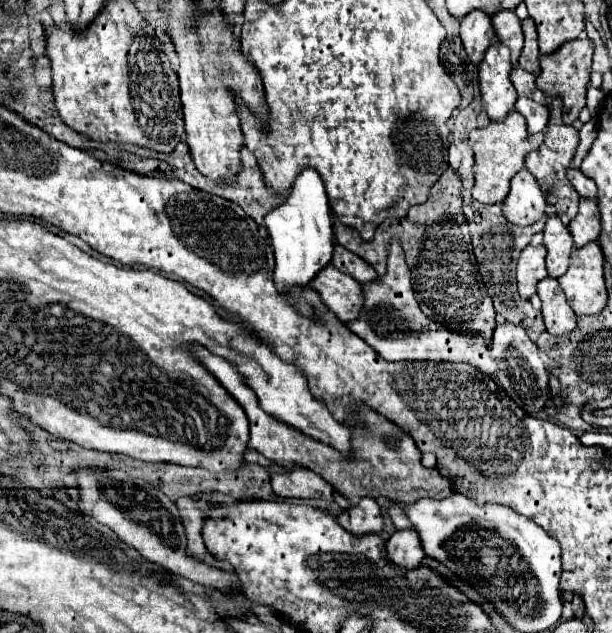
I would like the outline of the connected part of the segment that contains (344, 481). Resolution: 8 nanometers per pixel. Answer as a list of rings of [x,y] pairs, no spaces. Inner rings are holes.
[[[192,347],[192,353],[200,359],[200,363],[204,363],[204,367],[210,369],[210,373],[216,375],[216,379],[224,385],[224,389],[236,397],[236,401],[244,407],[248,421],[250,421],[250,441],[248,447],[262,453],[264,457],[268,457],[270,461],[282,465],[282,467],[304,467],[310,469],[314,473],[318,473],[320,477],[324,477],[342,497],[350,499],[350,505],[356,507],[356,503],[362,497],[384,497],[388,501],[400,503],[400,505],[412,505],[422,497],[432,497],[432,499],[446,499],[450,497],[452,489],[450,489],[450,481],[446,477],[440,475],[440,471],[434,469],[426,469],[422,465],[422,453],[416,447],[416,443],[412,441],[412,437],[402,435],[398,427],[394,427],[390,421],[382,419],[380,415],[376,415],[374,411],[362,407],[362,411],[358,413],[362,417],[362,421],[366,423],[364,429],[352,429],[352,443],[354,443],[354,459],[346,461],[340,453],[336,453],[336,449],[312,441],[310,437],[304,437],[300,431],[292,429],[290,425],[274,419],[272,415],[264,413],[258,405],[258,399],[254,395],[254,391],[244,383],[244,379],[238,375],[236,367],[230,365],[226,359],[220,359],[216,355],[212,355],[208,349],[202,347]],[[398,435],[398,447],[392,449],[384,443],[382,437],[394,437]]]

